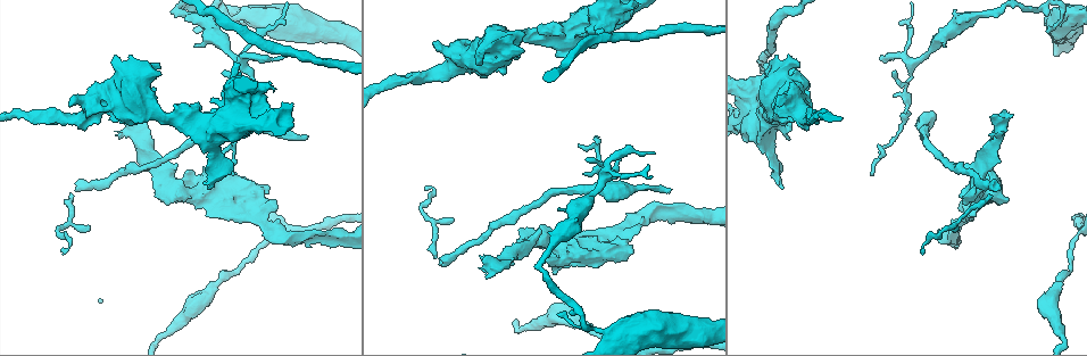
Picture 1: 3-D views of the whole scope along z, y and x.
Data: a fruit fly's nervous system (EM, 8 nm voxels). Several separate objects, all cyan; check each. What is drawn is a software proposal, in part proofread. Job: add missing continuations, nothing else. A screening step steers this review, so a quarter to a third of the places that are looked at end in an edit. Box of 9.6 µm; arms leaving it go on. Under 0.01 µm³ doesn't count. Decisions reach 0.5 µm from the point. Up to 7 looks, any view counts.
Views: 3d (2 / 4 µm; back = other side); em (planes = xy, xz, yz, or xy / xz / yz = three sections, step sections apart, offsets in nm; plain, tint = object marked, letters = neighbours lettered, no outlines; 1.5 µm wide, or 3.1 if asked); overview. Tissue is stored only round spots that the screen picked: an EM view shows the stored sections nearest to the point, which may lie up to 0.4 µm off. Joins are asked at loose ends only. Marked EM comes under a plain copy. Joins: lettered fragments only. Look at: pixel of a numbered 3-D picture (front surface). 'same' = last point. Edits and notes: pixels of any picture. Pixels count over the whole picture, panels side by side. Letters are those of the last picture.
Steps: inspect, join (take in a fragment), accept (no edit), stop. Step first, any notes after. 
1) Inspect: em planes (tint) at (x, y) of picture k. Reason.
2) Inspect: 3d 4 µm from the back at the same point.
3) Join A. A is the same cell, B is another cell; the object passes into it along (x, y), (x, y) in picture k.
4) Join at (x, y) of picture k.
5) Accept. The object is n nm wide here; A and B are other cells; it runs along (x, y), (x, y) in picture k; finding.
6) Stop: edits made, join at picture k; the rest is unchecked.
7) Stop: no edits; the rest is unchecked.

Inspect: 3d 4 µm at (195, 31) of picture 1. Branch stops here.

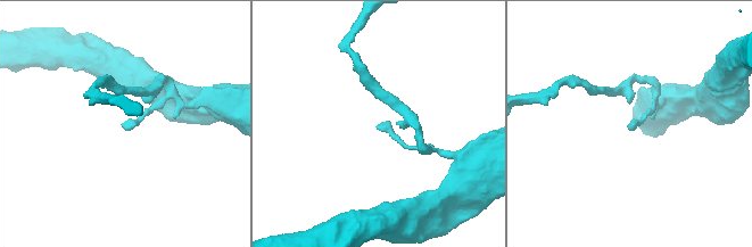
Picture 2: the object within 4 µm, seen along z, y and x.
Inspect: em yz step 4 (letters) at (125, 126) of picture 2. Need the tissue.

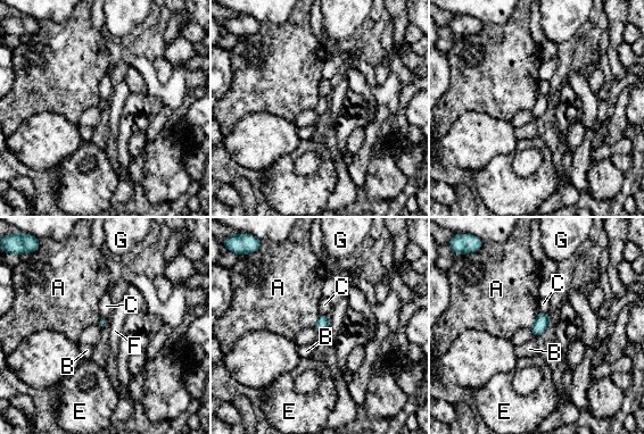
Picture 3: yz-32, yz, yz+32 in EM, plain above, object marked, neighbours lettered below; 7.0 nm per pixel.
Accept. A, B, C, E, F and G are other cells; a border runs along (538, 313), (530, 327) in picture 3; no lettered fragment goes on from it.

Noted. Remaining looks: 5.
Inspect: 3d 2 µm at (519, 229) of picture 1. Thick end.

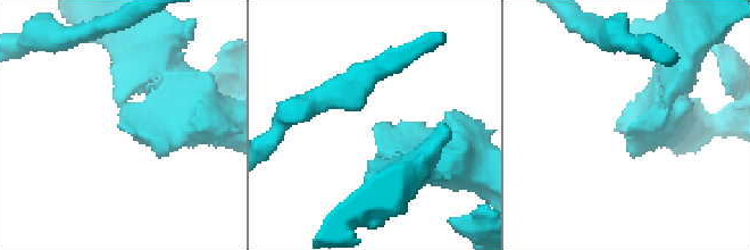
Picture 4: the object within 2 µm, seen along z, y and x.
Inspect: em planes (letters) at (636, 130) of picture 4. Now the EM.

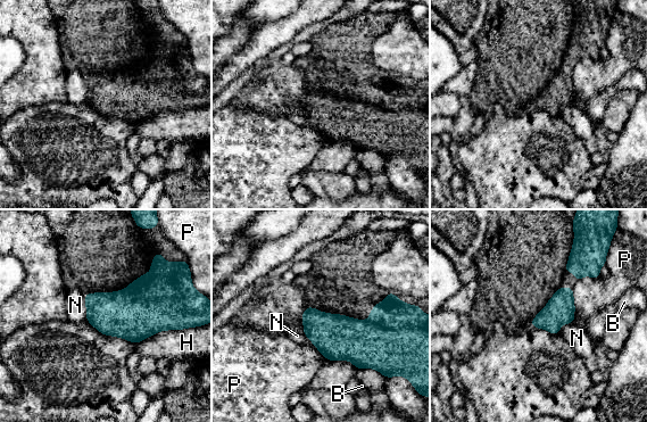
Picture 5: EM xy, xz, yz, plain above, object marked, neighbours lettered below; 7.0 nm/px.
Accept. The object is 200 nm wide here; B, H, N and P are other cells; none of them fits.

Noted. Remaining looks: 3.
Inspect: 3d 4 µm at (653, 154) of picture 1. Tapers out.

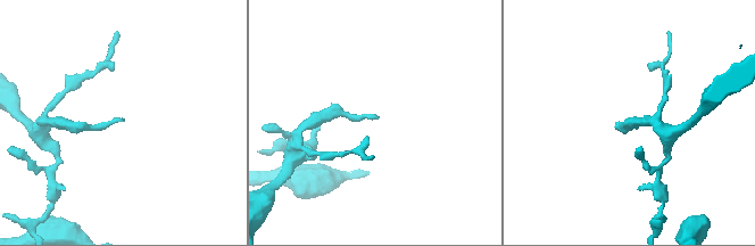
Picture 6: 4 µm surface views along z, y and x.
Inspect: em xz step 8 (tint) at (376, 117) of picture 6.

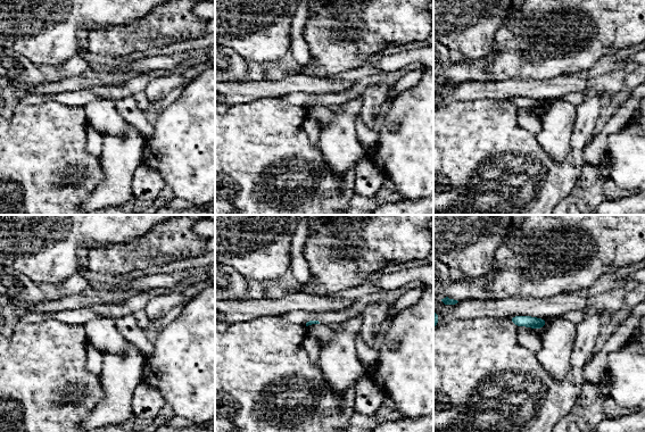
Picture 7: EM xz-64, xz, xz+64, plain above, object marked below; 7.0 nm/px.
Inspect: em planes (letters) at the same point. Cut it another way.

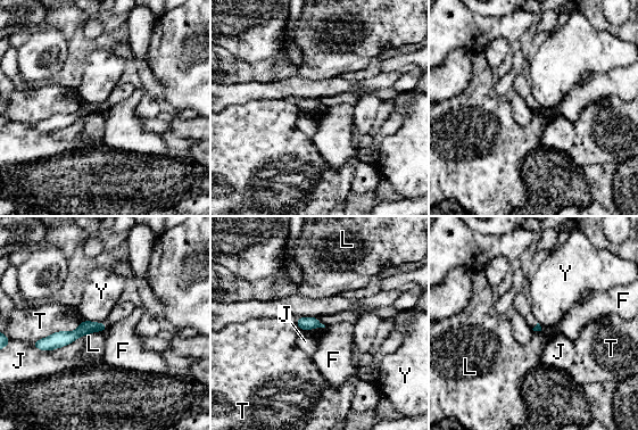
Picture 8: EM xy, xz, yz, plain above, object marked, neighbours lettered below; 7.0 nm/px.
Accept. F, J, L, T and Y are other cells; a border runs along (84, 320), (101, 323) in picture 8; no lettered fragment goes on from it.

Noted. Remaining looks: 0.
Stop: no edits; the rest is unchecked.

